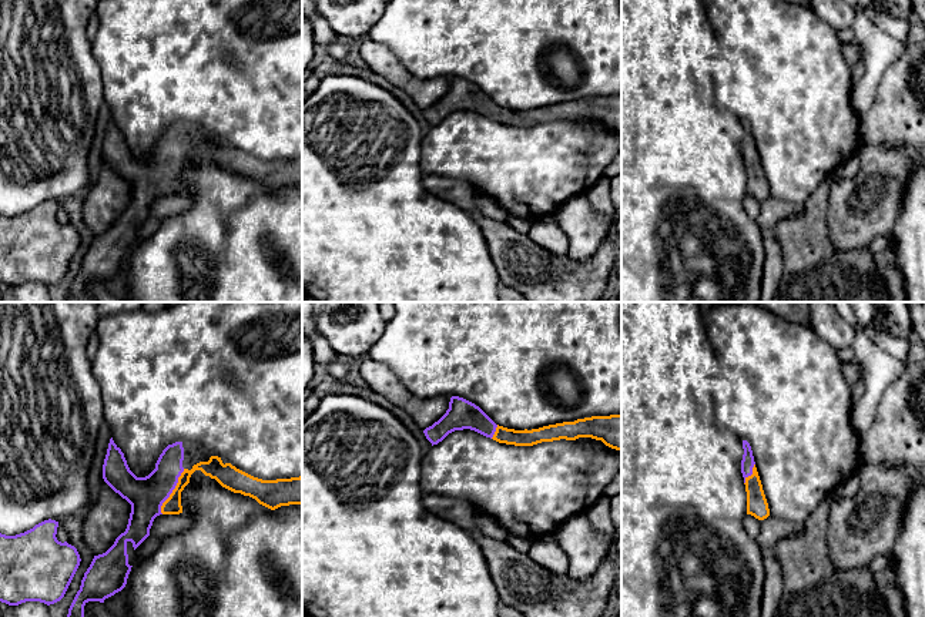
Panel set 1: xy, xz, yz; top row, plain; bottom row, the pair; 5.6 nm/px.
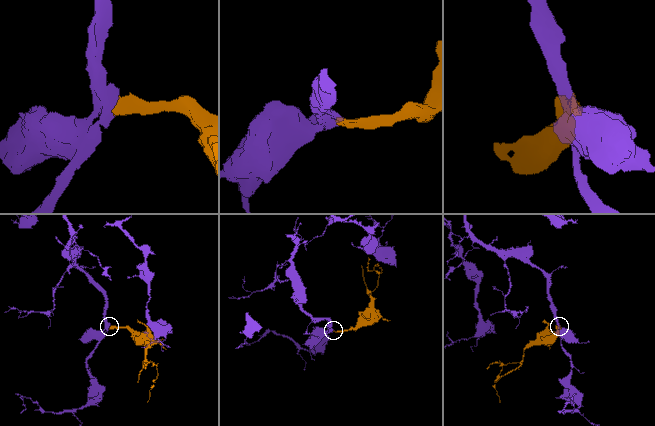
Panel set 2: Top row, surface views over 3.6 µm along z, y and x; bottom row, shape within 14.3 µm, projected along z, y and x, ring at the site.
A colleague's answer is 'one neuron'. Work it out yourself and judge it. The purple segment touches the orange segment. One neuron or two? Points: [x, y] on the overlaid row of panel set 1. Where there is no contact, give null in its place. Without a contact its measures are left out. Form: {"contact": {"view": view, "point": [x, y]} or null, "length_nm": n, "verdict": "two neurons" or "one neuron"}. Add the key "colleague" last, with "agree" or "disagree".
{"contact": {"view": "xy", "point": [171, 492]}, "length_nm": 280, "verdict": "one neuron", "colleague": "agree"}

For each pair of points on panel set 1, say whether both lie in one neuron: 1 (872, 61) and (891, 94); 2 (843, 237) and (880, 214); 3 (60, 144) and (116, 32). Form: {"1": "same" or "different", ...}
{"1": "different", "2": "same", "3": "different"}

